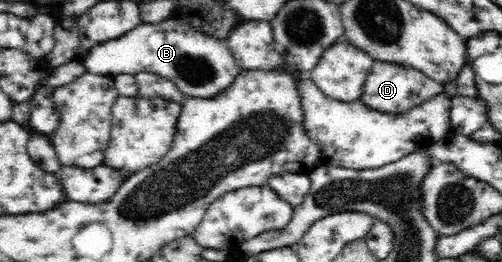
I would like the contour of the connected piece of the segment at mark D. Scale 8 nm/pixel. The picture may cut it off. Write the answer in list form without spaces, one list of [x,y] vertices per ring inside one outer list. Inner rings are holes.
[[[375,61],[366,79],[361,101],[369,109],[384,113],[400,113],[422,106],[432,97],[443,94],[443,85],[409,66]]]

